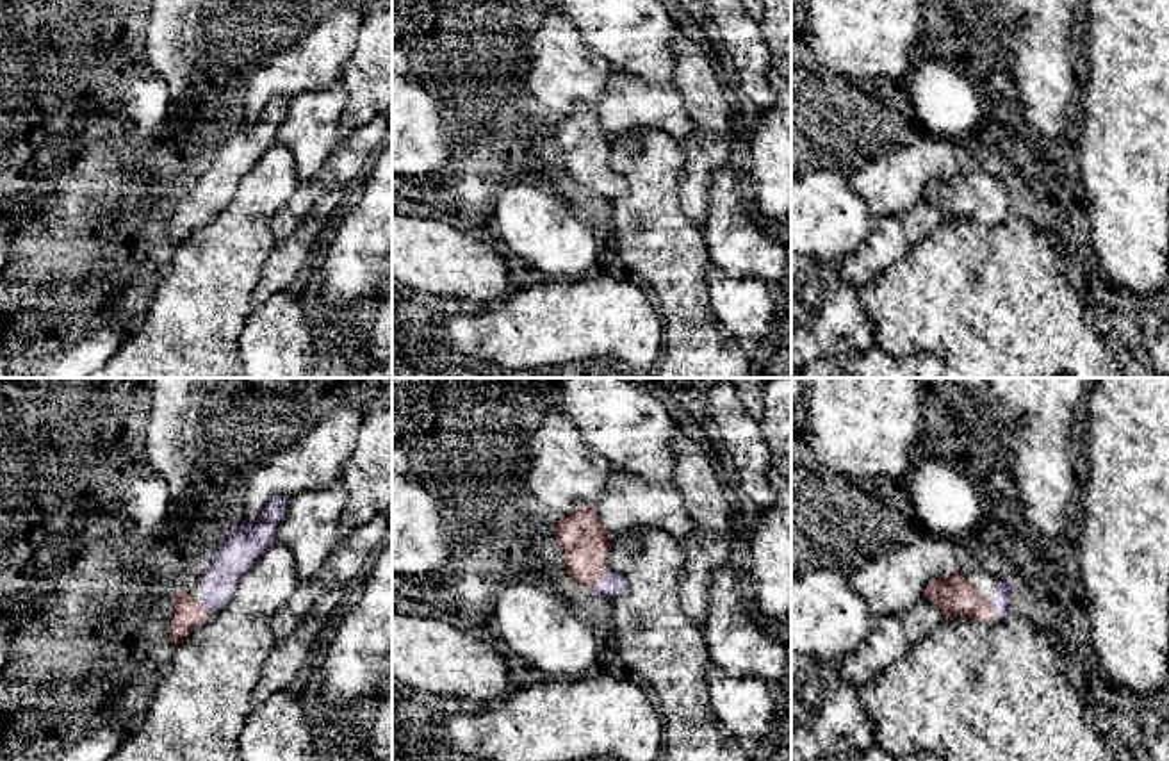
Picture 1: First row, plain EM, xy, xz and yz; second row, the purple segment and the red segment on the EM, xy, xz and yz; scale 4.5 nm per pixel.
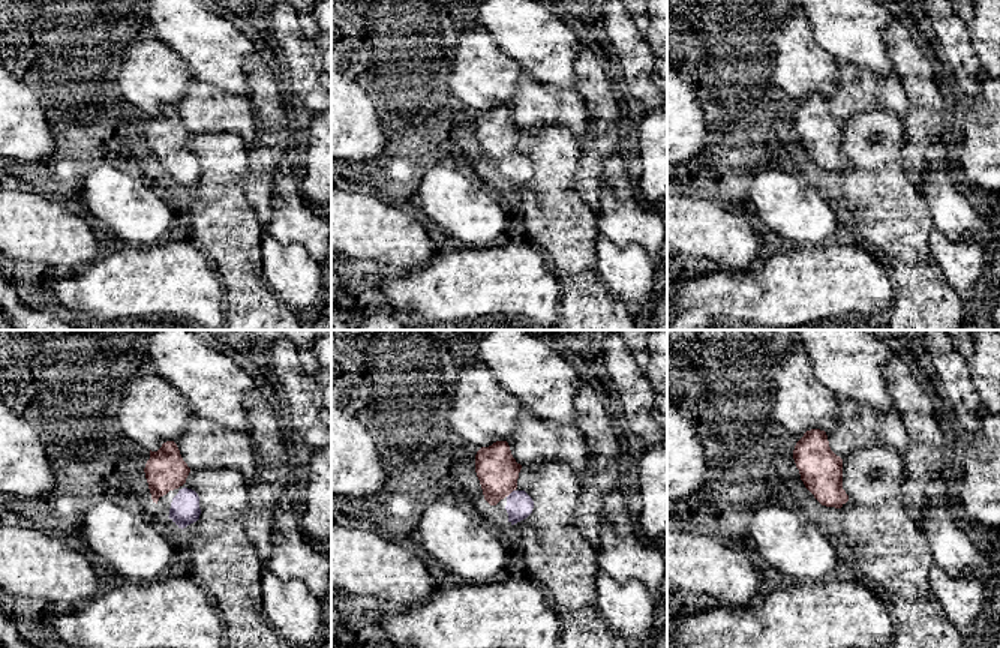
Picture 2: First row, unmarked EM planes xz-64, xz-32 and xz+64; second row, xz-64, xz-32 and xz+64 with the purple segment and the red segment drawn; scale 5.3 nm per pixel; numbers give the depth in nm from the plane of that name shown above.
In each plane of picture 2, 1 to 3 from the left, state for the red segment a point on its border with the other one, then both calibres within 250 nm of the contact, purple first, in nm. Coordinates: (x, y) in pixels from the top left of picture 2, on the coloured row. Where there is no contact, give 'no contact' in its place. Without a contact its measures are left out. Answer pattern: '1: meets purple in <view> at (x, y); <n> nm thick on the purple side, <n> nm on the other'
1: no contact
2: meets purple in xz-32 at (510, 494); 140 nm thick on the purple side, 220 nm on the other
3: no contact

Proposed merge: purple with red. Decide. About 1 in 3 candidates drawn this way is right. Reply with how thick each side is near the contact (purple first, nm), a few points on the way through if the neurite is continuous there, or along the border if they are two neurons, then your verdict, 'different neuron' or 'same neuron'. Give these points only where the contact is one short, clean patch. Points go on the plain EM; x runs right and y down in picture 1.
90 nm thick on the purple side, 180 nm on the other; runs through yz (1005, 188), (1002, 200), (993, 209), (979, 209), (957, 198); same neuron

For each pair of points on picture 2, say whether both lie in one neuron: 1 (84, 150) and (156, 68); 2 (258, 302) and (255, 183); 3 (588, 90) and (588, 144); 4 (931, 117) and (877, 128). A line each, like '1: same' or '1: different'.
1: same
2: different
3: same
4: different

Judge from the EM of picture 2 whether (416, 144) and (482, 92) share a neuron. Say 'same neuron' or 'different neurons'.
same neuron

